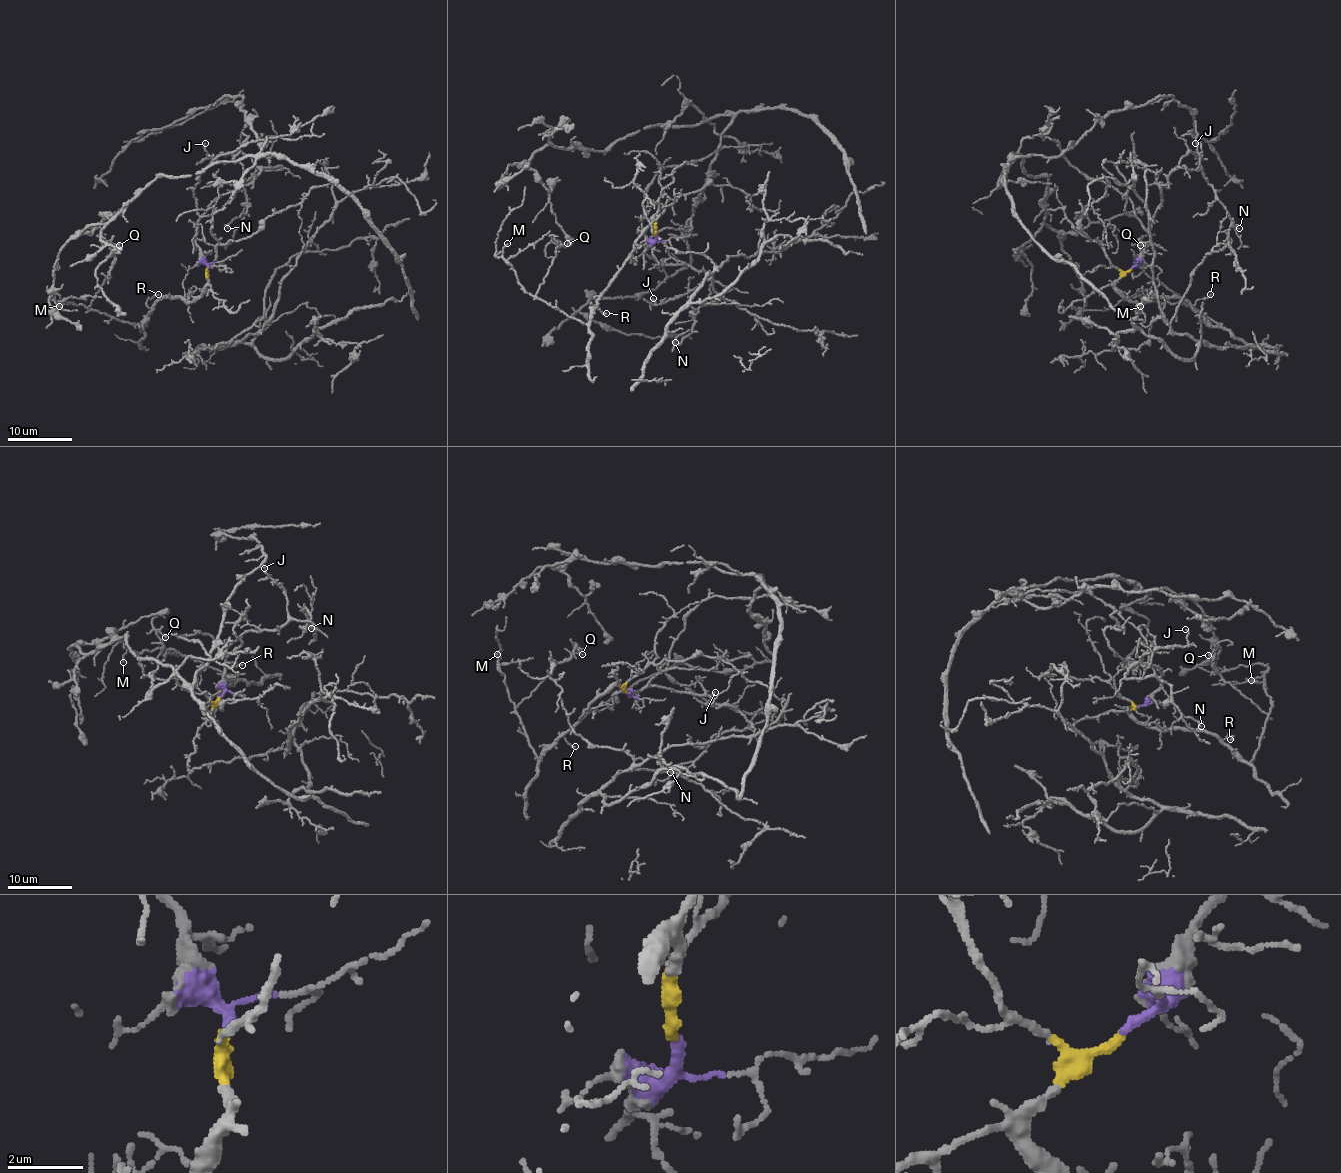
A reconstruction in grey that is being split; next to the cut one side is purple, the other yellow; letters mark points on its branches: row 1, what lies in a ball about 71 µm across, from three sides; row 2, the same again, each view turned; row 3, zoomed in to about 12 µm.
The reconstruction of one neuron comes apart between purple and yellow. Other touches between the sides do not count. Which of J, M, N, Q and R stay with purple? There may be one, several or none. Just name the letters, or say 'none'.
J, N

